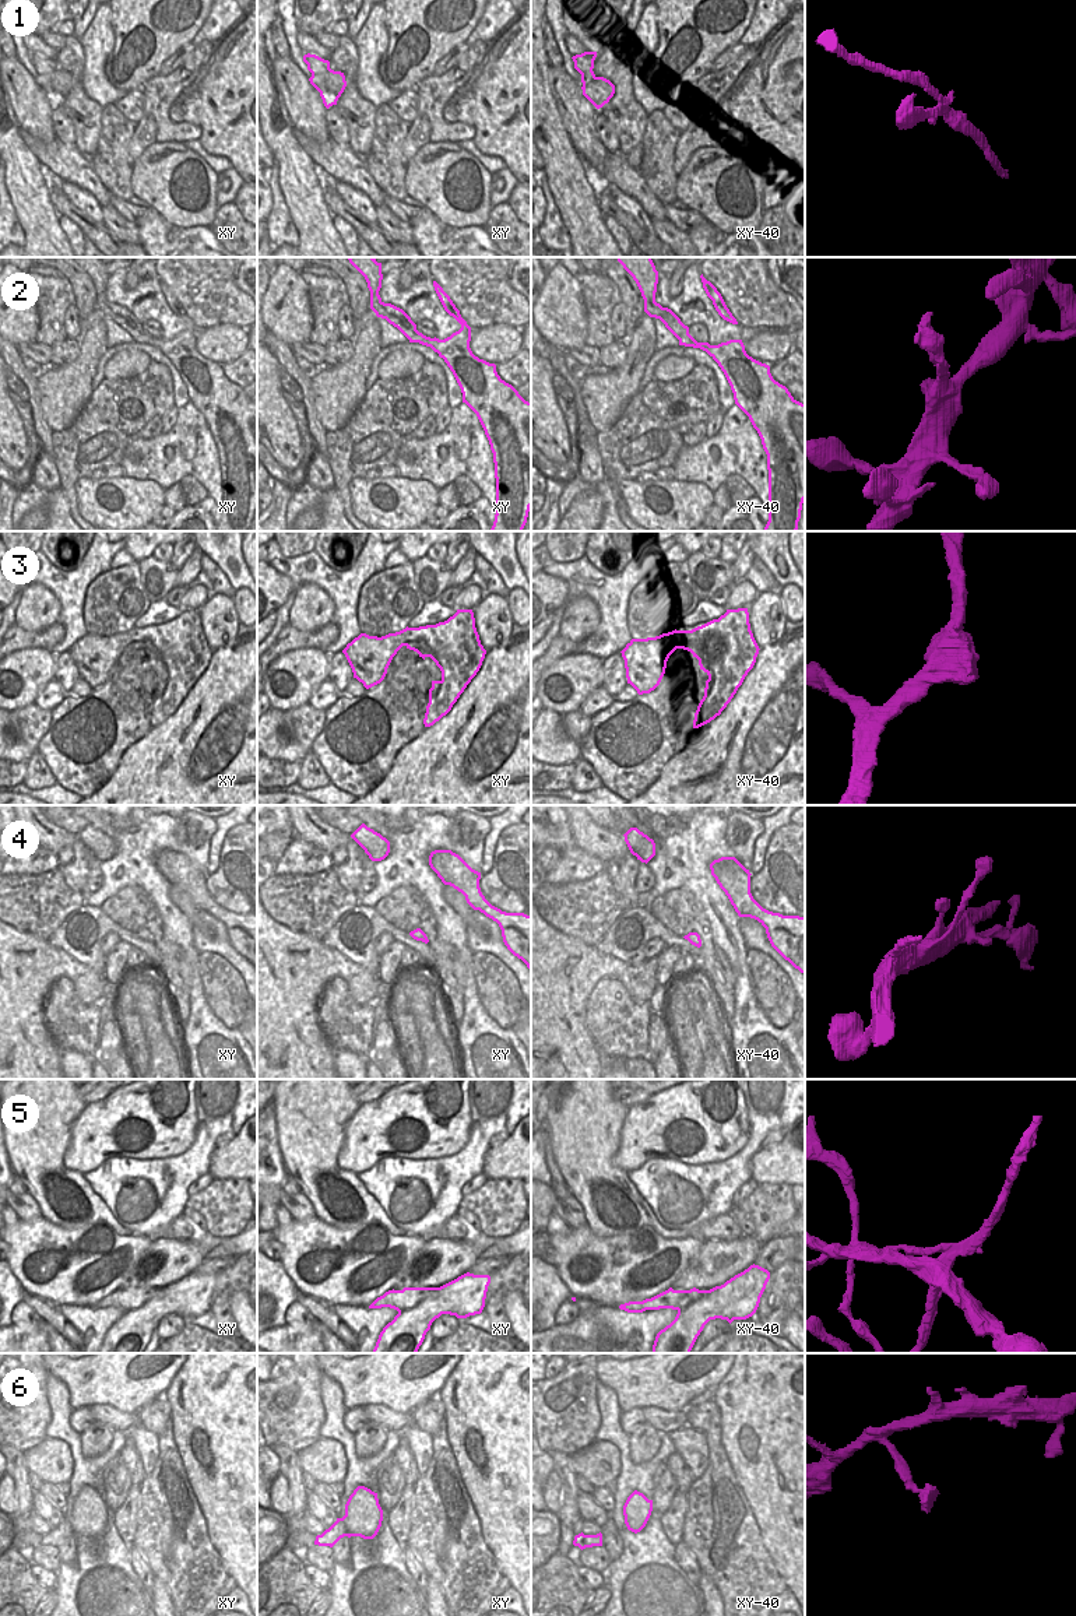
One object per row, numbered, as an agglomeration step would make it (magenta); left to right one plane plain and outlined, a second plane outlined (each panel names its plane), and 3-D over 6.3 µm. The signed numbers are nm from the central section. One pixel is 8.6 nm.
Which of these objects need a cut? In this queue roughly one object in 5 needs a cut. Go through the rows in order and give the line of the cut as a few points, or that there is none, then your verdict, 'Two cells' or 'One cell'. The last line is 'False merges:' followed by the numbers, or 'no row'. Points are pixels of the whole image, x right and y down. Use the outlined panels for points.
1: Split along xy (333, 70), (327, 76), (312, 76). Two cells
2: No split. One cell
3: No split. One cell
4: No split. One cell
5: Split along xy (424, 1295), (415, 1306), (398, 1313). Two cells
6: No split. One cell
False merges: 1, 5

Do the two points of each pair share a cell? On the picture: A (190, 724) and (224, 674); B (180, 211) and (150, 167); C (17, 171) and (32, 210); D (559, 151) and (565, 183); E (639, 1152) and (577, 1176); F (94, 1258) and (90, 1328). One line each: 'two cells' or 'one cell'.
A: one cell
B: one cell
C: one cell
D: one cell
E: two cells
F: two cells

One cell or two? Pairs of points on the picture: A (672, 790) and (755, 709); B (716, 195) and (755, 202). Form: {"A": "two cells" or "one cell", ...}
{"A": "one cell", "B": "one cell"}

